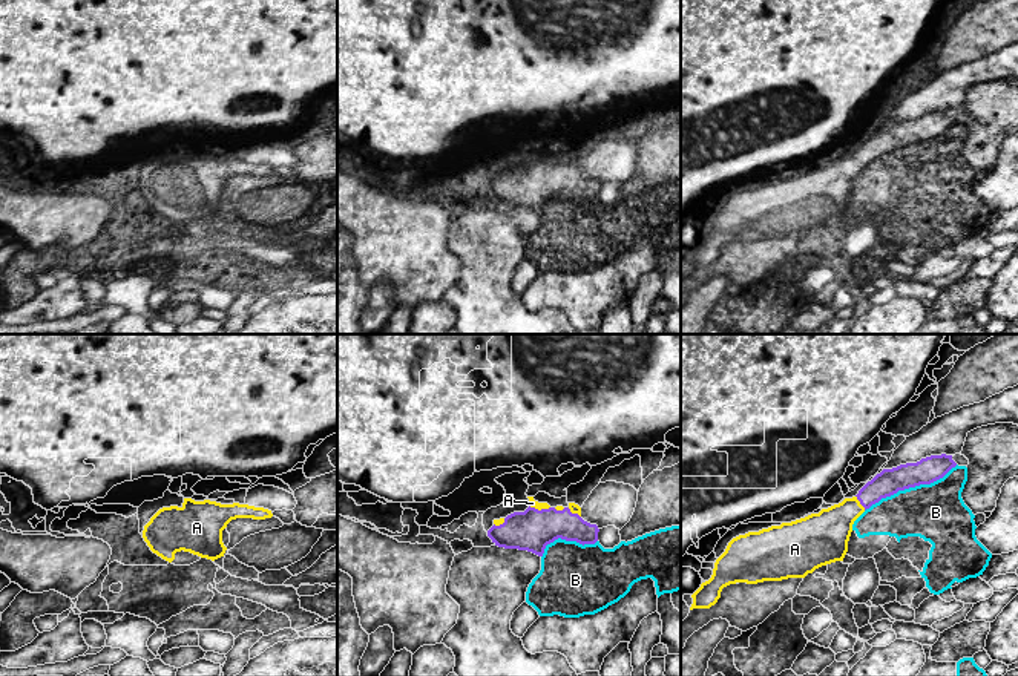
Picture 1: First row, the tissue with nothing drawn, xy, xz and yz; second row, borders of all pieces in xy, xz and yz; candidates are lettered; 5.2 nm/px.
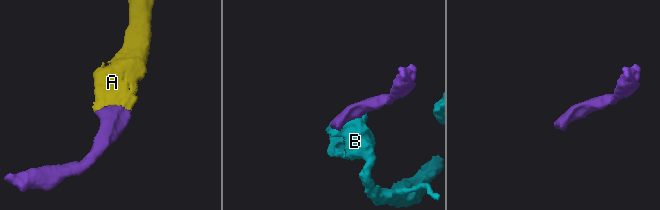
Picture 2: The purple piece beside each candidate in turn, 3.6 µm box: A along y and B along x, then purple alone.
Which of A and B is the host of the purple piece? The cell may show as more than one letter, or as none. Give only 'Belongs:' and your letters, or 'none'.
Belongs: A

